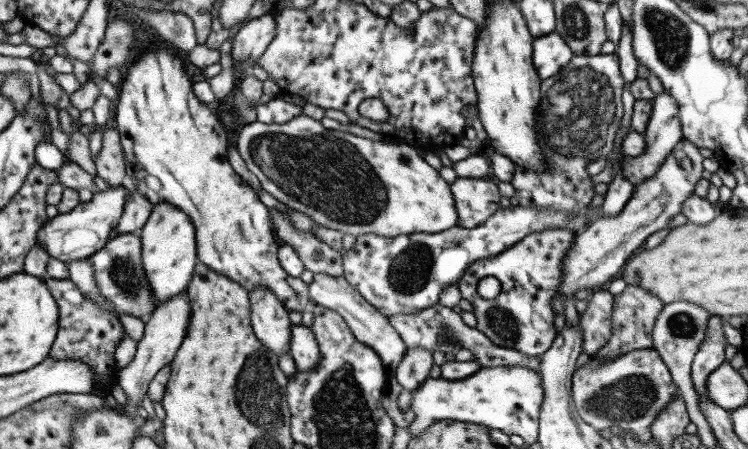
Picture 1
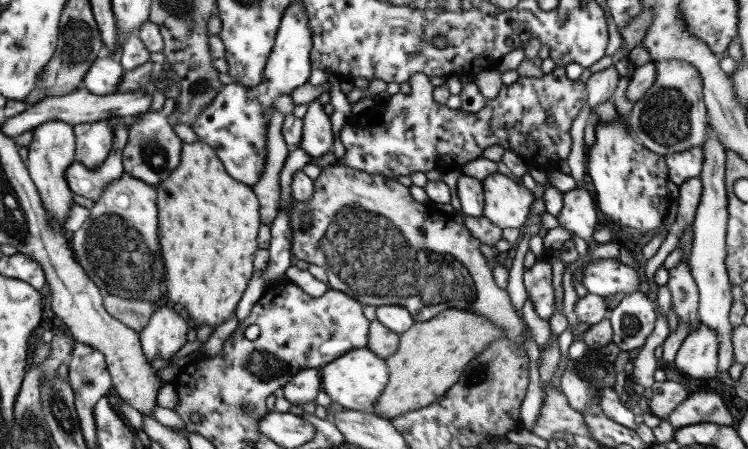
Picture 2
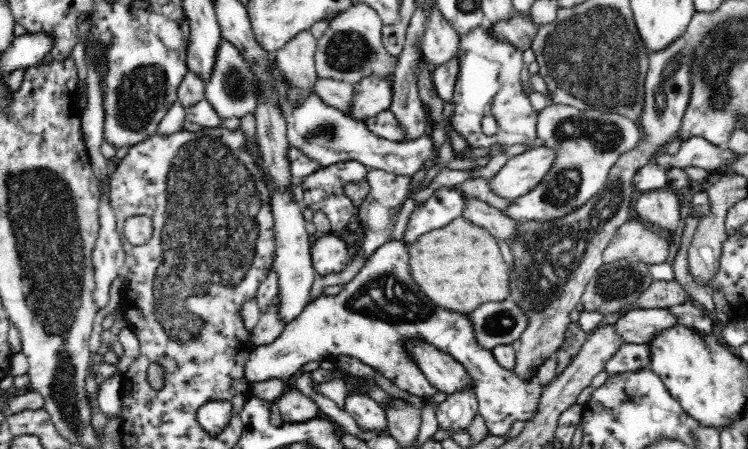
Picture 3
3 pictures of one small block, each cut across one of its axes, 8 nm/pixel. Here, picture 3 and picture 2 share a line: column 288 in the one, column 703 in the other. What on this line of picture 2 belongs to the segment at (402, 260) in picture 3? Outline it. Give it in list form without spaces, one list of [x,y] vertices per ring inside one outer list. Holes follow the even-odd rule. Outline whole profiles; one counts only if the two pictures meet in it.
[[[700,323],[682,341],[676,353],[673,367],[681,374],[700,380],[716,377],[720,341],[717,332]]]

